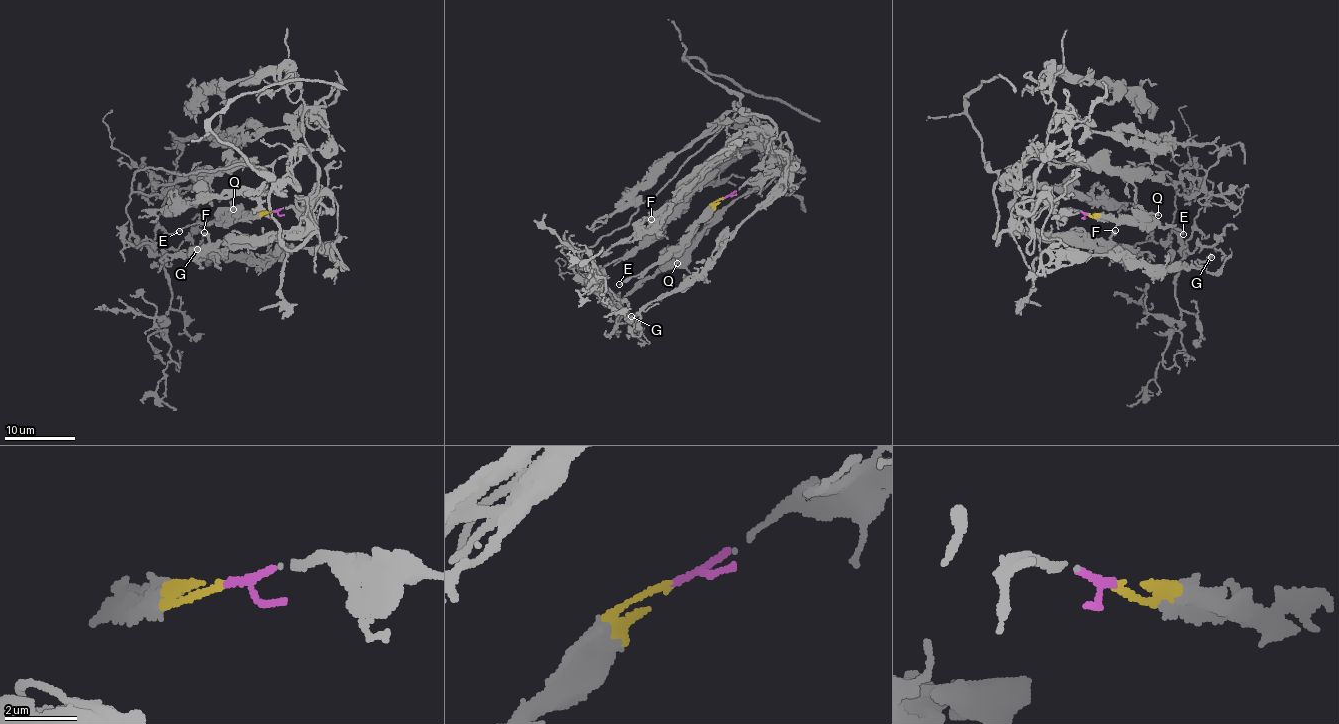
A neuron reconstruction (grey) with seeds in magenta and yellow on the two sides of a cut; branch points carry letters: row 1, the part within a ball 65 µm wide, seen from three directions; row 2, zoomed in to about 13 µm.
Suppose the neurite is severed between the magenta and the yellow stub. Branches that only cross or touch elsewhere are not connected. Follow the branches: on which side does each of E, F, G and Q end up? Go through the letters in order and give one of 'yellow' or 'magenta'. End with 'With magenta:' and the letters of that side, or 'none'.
E: yellow
F: magenta
G: magenta
Q: yellow
With magenta: F, G

